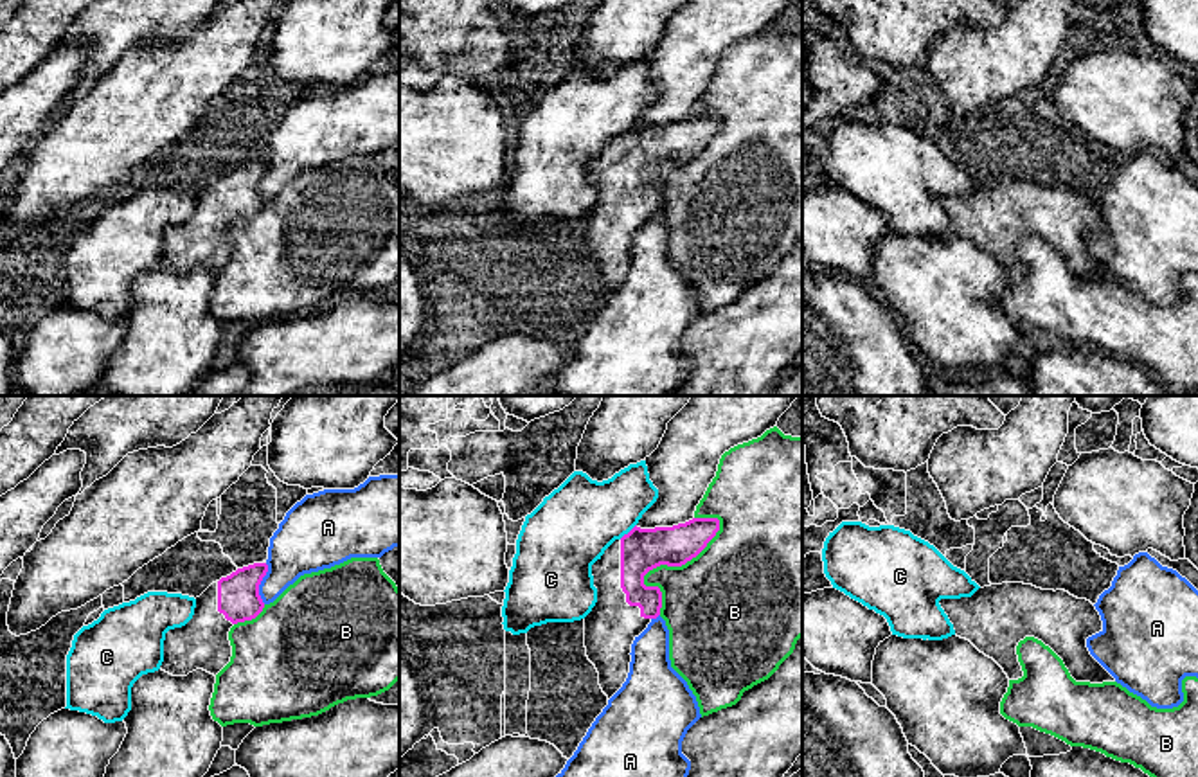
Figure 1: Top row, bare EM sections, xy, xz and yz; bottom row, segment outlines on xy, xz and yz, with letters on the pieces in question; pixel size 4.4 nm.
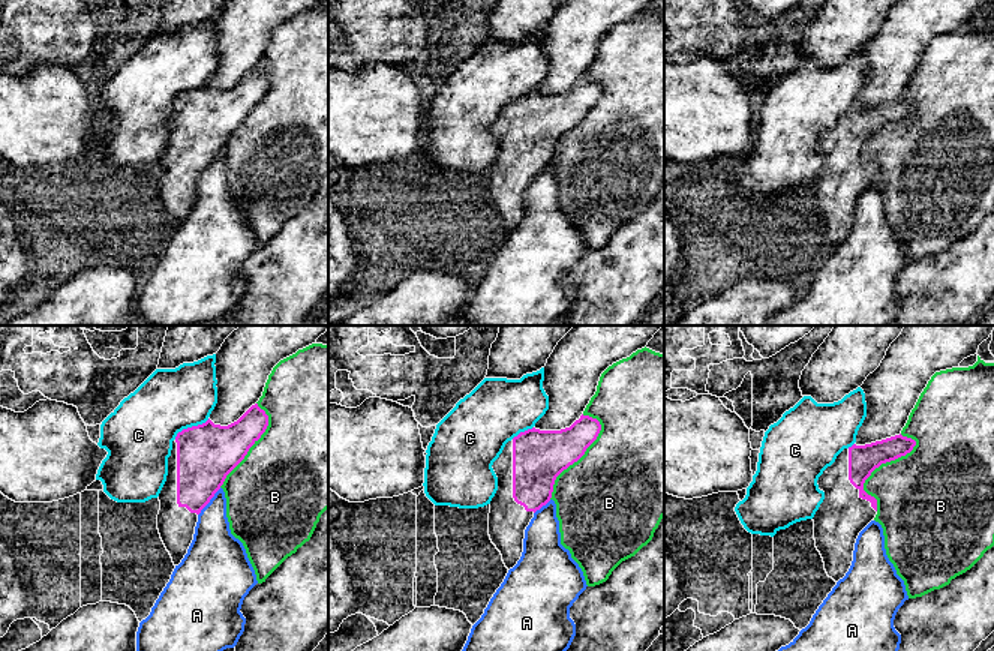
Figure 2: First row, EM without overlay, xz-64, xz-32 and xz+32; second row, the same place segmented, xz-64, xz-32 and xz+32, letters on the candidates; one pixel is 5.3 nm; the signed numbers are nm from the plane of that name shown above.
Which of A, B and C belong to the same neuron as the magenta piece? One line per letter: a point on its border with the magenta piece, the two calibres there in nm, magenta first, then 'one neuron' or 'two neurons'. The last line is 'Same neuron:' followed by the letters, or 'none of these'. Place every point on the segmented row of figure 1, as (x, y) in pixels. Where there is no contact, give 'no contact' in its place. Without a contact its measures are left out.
A: contact xy (259, 583); calibres 190 and 260 nm; two neurons
B: contact xz (666, 563); calibres 190 and 400 nm; two neurons
C: contact xz (628, 533); calibres 190 and 360 nm; two neurons
Same neuron: none of these

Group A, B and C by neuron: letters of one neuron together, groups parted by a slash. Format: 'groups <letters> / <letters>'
groups A / B / C

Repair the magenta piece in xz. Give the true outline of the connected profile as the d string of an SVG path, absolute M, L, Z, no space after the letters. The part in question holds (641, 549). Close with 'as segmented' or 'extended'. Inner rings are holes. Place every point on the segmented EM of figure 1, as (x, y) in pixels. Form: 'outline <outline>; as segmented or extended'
outline M693 518L673 527L633 527L615 540L592 565L597 603L585 617L585 648L588 660L599 673L599 685L608 700L622 687L630 673L631 644L660 615L662 592L646 586L644 576L660 567L682 567L696 558L720 531L718 518Z; extended

